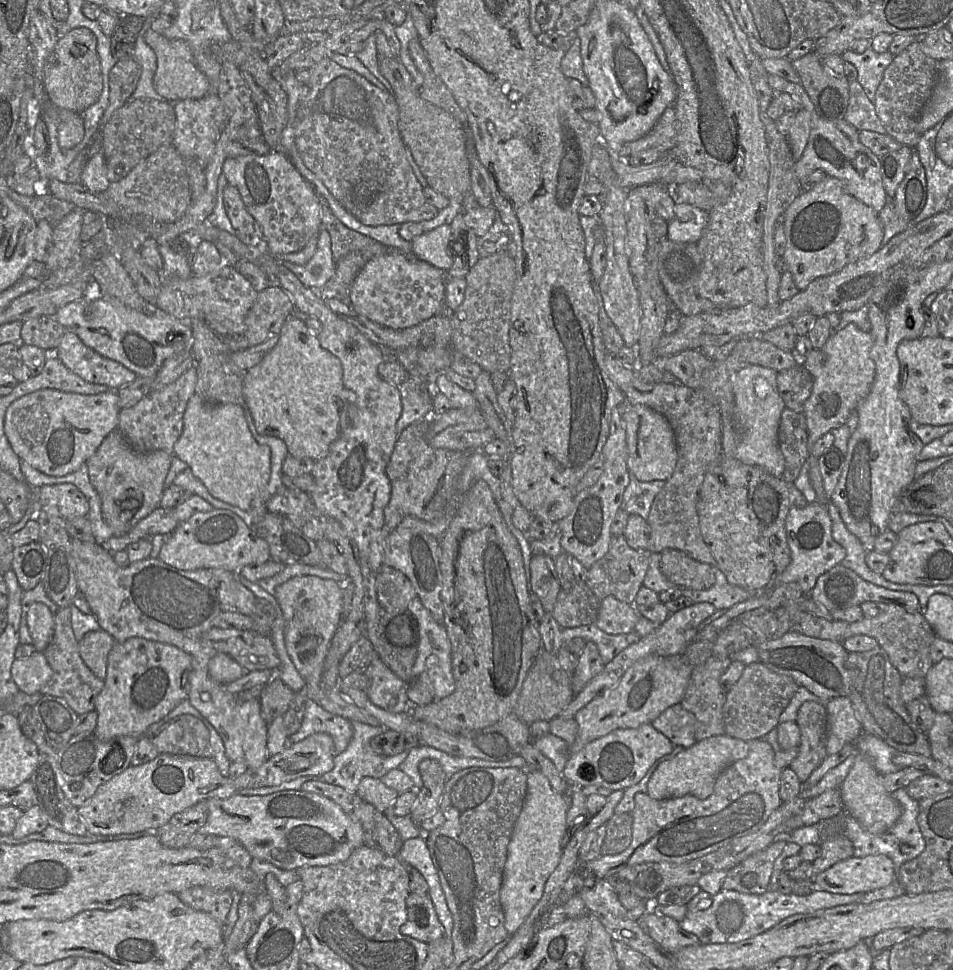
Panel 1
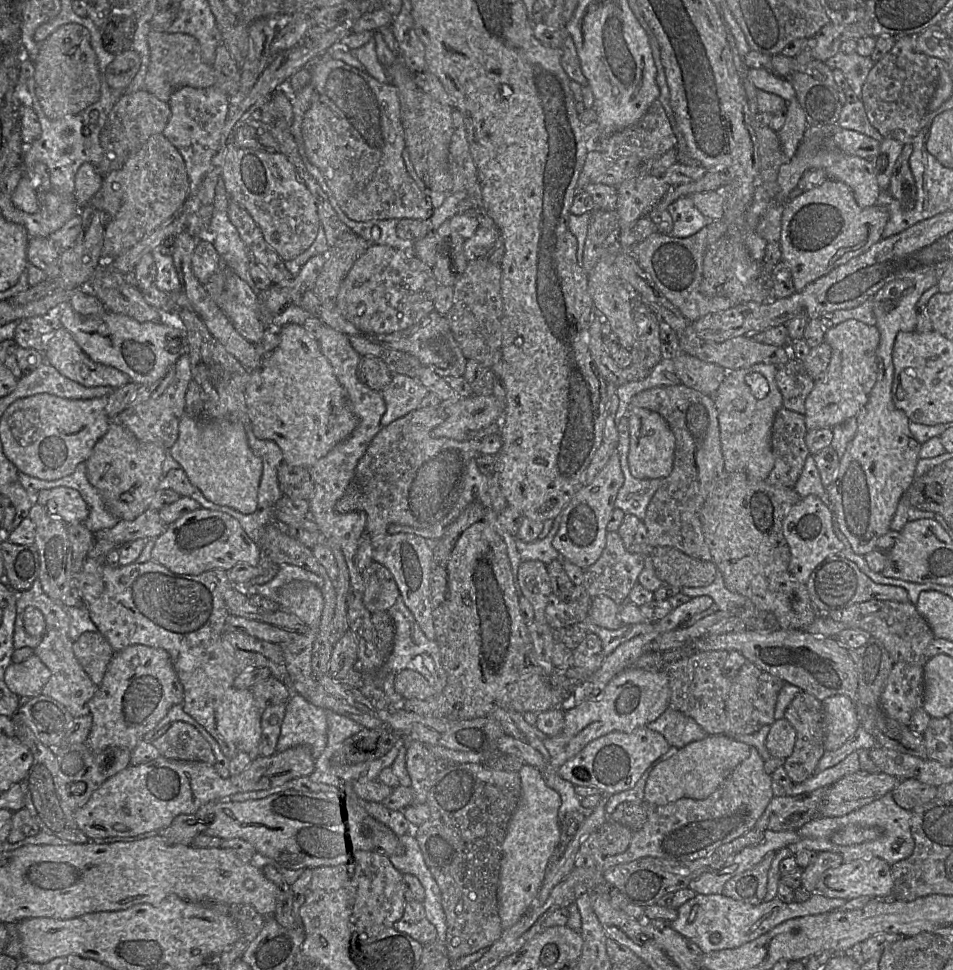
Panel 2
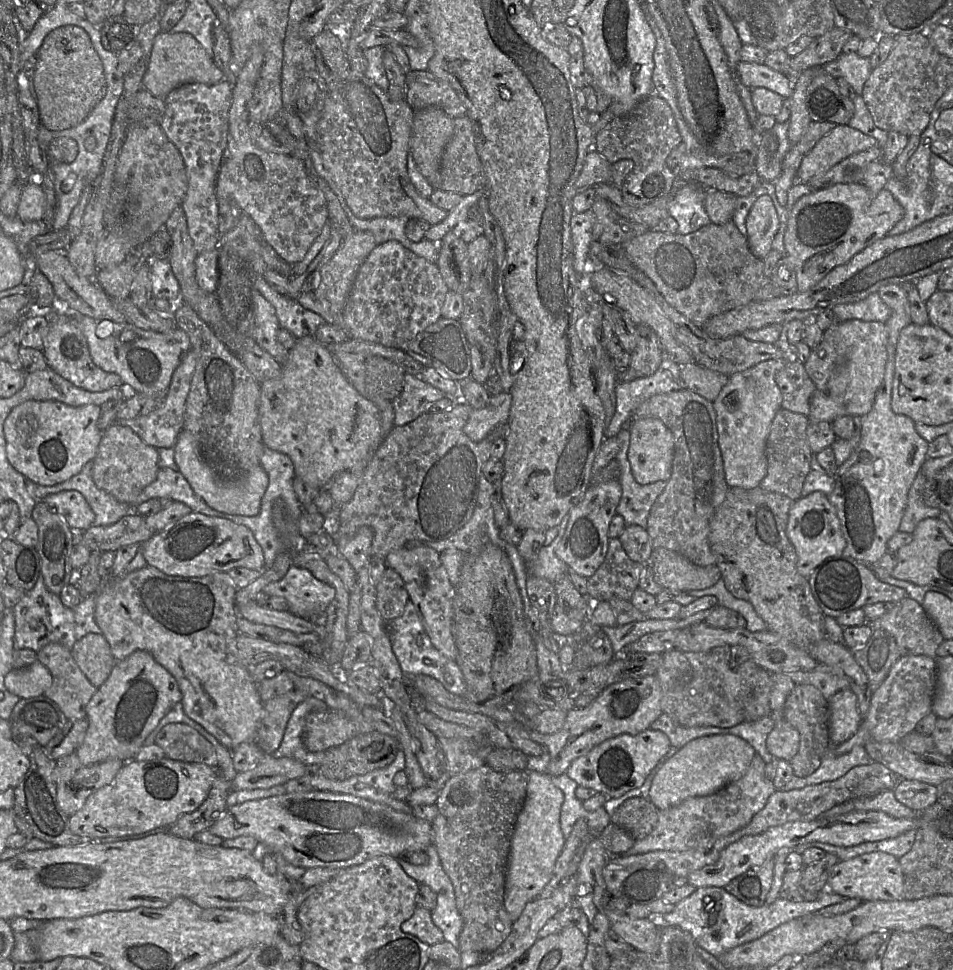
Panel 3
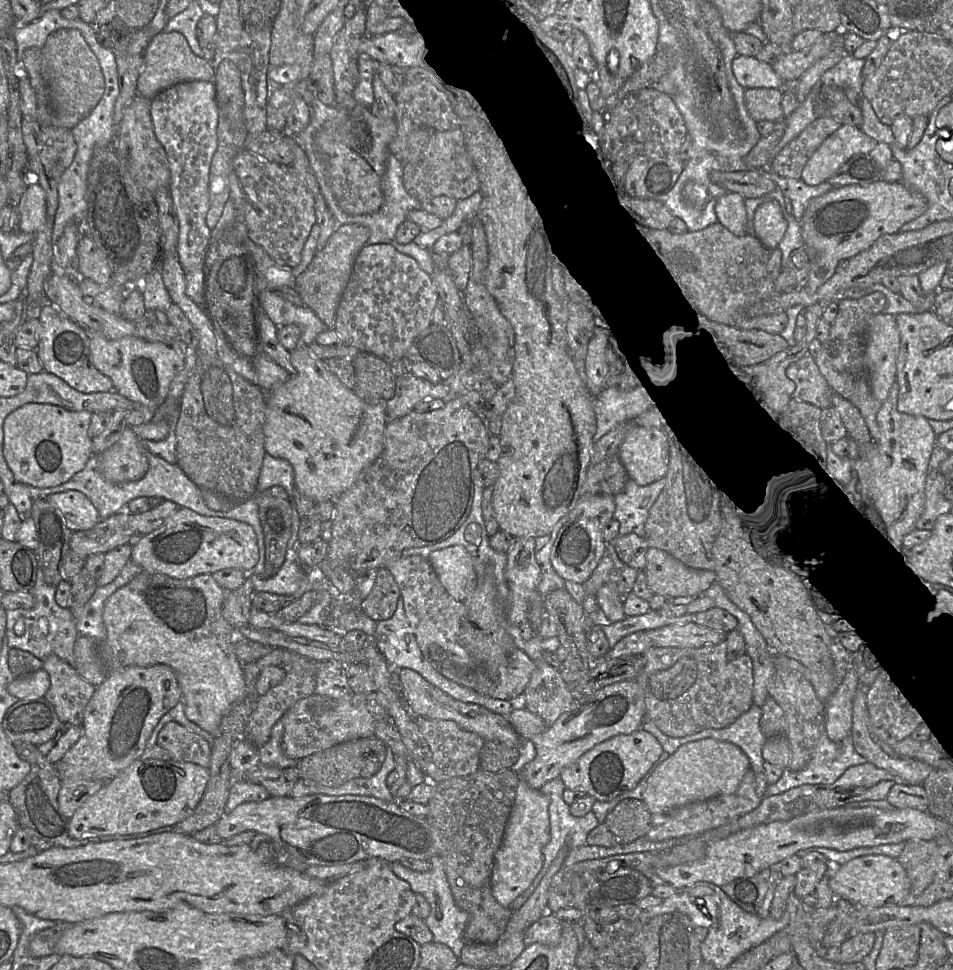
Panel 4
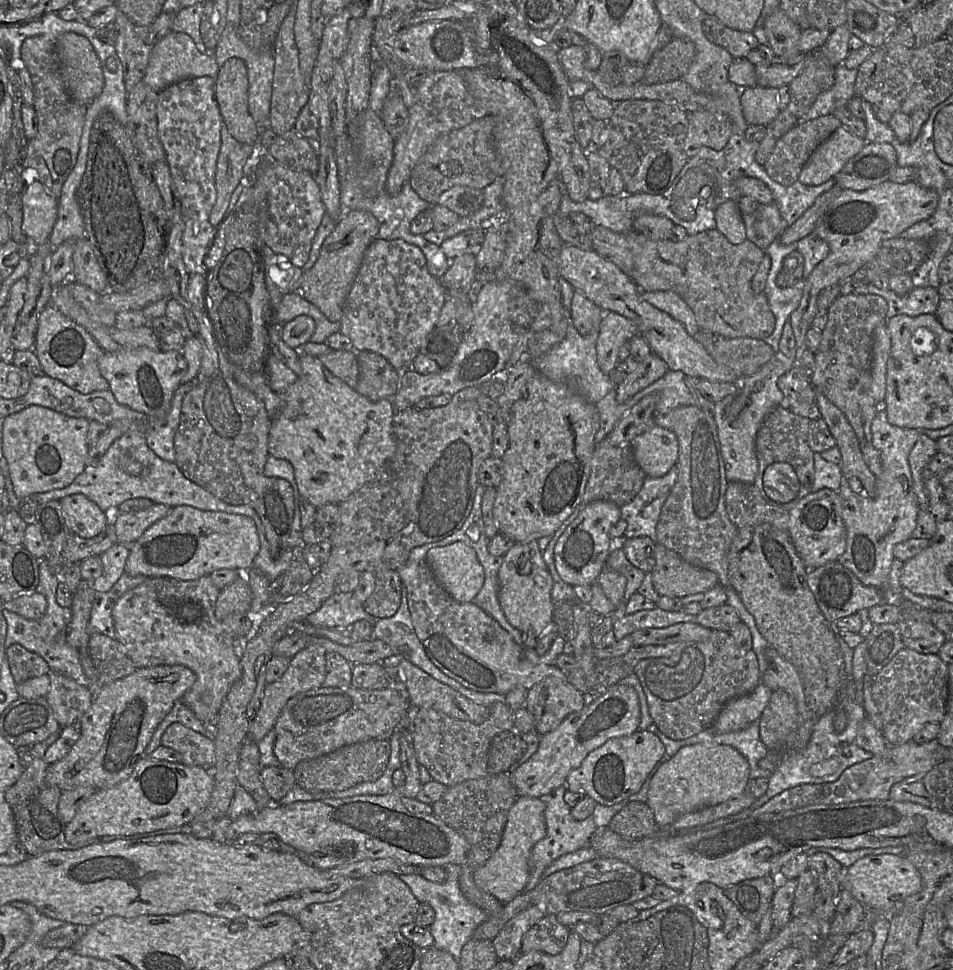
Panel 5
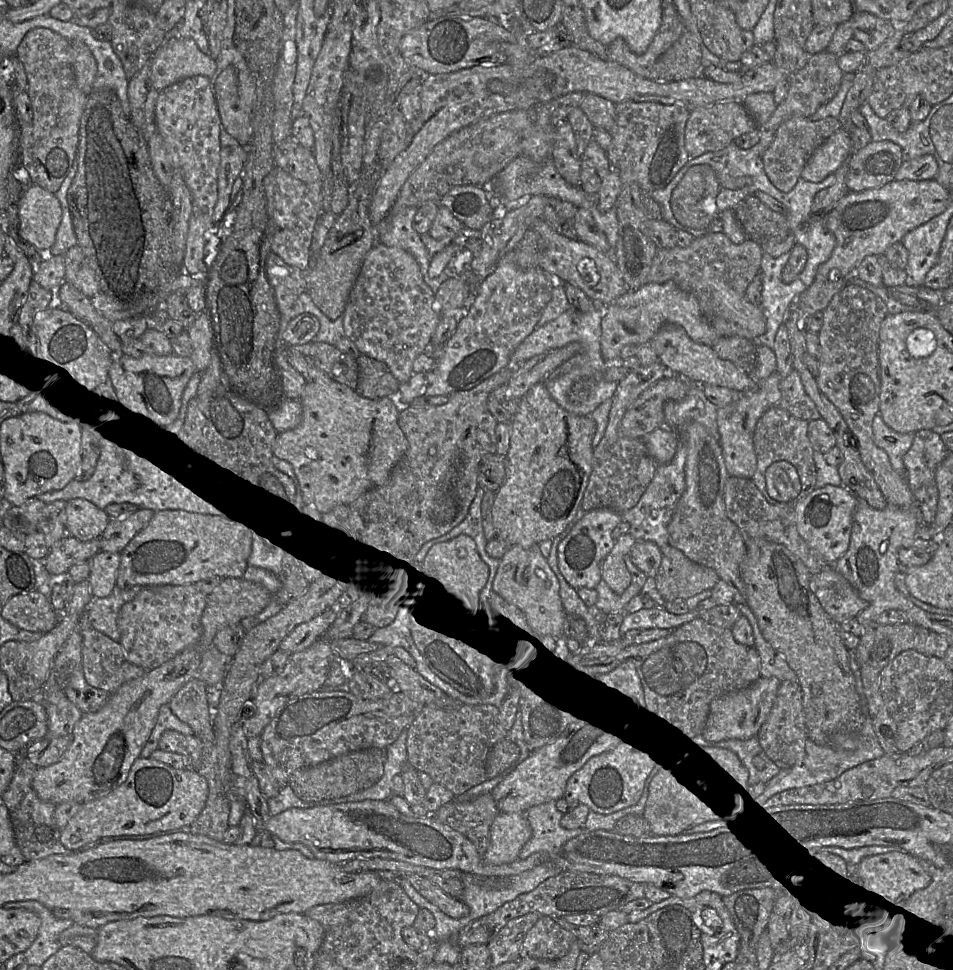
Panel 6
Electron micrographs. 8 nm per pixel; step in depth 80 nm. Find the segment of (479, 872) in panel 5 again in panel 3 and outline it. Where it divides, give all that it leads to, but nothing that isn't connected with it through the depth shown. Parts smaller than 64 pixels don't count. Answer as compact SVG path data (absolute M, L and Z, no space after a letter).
M528 773L526 799L515 826L506 871L504 904L512 922L521 916L528 903L539 897L565 847L567 839L560 825L563 802L563 792L553 785L549 775Z

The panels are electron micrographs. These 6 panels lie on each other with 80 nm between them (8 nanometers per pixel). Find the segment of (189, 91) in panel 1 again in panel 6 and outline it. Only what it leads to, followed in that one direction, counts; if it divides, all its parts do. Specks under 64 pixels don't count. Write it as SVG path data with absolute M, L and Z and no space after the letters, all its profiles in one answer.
M168 36L151 57L151 81L158 91L162 91L168 86L189 77L205 76L212 78L216 70L216 60L210 55L203 54L195 41L190 38Z

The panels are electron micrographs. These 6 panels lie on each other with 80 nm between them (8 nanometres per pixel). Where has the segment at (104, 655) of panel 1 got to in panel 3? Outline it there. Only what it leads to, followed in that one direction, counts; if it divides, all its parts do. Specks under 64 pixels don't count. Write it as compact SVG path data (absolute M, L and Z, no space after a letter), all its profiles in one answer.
M87 633L75 641L71 652L80 670L96 688L106 681L116 662L102 634Z

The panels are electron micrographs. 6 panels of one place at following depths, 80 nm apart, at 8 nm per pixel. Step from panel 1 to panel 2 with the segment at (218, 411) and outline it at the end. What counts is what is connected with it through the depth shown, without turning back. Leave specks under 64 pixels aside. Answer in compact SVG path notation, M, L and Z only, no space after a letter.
M184 409L178 425L178 438L169 451L190 482L210 502L233 508L245 515L258 510L263 462L249 446L242 422L228 419L199 420L186 414Z

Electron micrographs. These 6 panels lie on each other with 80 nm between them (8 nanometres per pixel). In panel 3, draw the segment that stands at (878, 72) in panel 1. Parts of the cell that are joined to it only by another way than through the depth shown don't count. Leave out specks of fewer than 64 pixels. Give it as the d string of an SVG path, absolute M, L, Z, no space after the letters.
M843 51L835 60L823 67L824 71L834 78L843 77L858 95L862 95L864 84L873 70L869 57L861 57L856 52Z

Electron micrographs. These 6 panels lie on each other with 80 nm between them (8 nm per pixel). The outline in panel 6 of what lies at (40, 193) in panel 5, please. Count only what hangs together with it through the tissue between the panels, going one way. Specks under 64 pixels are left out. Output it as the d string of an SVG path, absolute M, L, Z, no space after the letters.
M30 184L19 201L19 234L43 254L48 254L55 241L62 218L62 208L54 194Z

